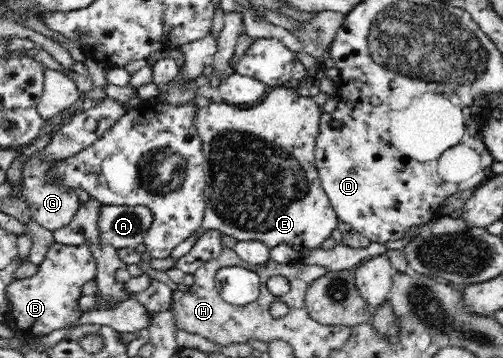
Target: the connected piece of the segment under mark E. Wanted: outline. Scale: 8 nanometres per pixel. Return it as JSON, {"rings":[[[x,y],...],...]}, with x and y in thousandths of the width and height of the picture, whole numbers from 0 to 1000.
{"rings":[[[581,235],[539,246],[501,296],[471,296],[427,277],[414,296],[390,302],[384,355],[400,391],[417,497],[406,609],[390,648],[350,684],[338,721],[354,726],[374,709],[384,670],[414,645],[437,645],[473,673],[517,670],[537,693],[567,690],[596,704],[628,696],[656,665],[674,603],[640,525],[626,455],[626,402],[642,316],[622,271],[598,268]]]}

